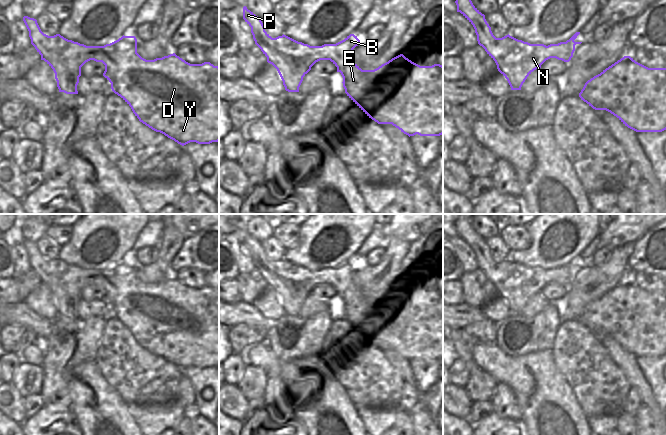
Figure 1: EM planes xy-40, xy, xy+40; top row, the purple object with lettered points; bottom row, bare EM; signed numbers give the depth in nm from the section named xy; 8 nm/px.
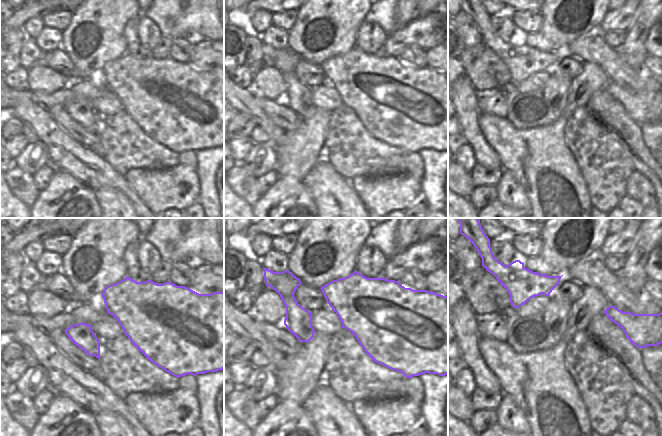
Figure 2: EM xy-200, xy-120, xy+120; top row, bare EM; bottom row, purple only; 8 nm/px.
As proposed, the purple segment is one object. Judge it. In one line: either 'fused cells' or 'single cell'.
single cell

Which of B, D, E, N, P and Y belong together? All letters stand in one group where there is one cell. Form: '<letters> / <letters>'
B D E N P Y

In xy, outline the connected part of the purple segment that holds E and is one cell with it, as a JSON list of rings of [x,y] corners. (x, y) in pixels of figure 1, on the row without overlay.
[[[243,231],[243,243],[251,251],[251,257],[255,268],[267,281],[267,286],[278,295],[285,314],[299,316],[303,301],[311,294],[311,291],[320,284],[330,284],[343,301],[343,311],[347,320],[372,344],[378,348],[392,348],[404,358],[414,360],[440,360],[443,358],[443,290],[420,290],[403,278],[400,278],[374,294],[362,294],[353,285],[353,273],[360,268],[360,264],[354,258],[350,258],[344,264],[336,268],[324,268],[322,270],[310,270],[298,266],[286,259],[272,262],[266,255],[261,242]]]

